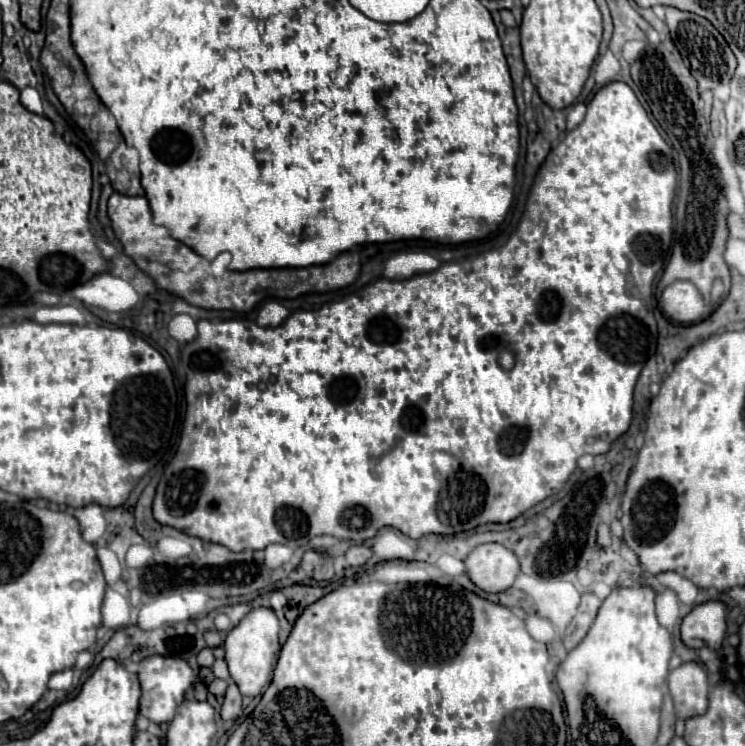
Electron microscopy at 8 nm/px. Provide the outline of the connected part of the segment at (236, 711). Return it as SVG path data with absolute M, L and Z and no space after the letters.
M230 682L222 708L220 708L220 718L222 720L236 720L242 714L242 694L238 692L238 686L234 686L234 682Z

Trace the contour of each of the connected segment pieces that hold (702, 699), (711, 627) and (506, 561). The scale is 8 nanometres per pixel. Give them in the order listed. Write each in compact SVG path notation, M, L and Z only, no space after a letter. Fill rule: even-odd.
M688 662L678 666L668 676L668 690L676 706L676 716L688 720L692 716L704 714L708 708L708 676L706 670Z
M706 602L696 606L680 626L680 638L688 648L708 646L720 650L726 634L726 606L722 602Z
M502 544L476 546L464 564L468 578L484 592L508 590L520 570L518 558Z

